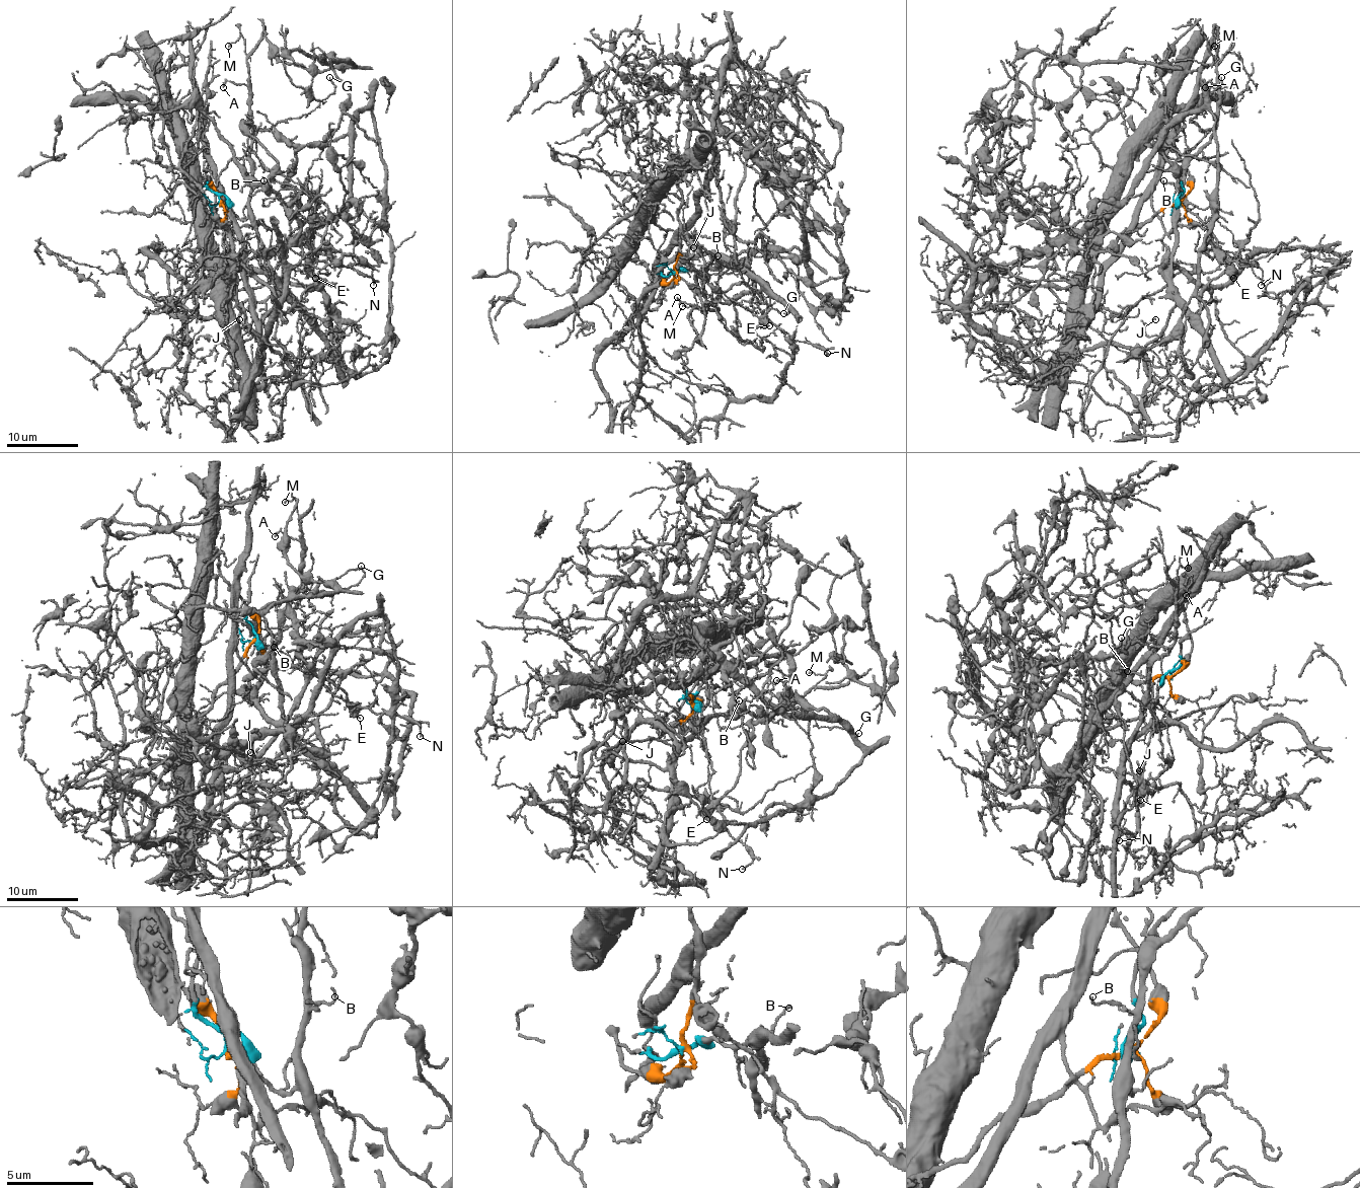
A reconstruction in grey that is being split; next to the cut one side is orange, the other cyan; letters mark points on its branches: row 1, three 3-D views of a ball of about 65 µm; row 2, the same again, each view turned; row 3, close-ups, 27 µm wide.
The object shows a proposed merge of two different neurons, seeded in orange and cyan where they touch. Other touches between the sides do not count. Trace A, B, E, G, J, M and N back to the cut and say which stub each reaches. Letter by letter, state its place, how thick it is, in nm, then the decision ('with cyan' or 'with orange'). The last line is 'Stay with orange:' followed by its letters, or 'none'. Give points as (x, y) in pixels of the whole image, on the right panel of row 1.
A: (1205, 87) | 120 nm | with cyan
B: (1163, 180) | 130 nm | with cyan
E: (1233, 278) | 300 nm | with orange
G: (1221, 77) | 130 nm | with cyan
J: (1155, 319) | 80 nm | with cyan
M: (1214, 46) | 110 nm | with cyan
N: (1261, 285) | 120 nm | with orange
Stay with orange: E, N

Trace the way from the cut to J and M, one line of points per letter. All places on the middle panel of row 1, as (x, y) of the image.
J: (673, 273), (710, 269), (721, 264), (735, 268), (730, 269), (699, 247), (690, 252), (683, 235), (692, 247)
M: (673, 273), (690, 269), (704, 275), (706, 306), (703, 310), (699, 306), (682, 306)

